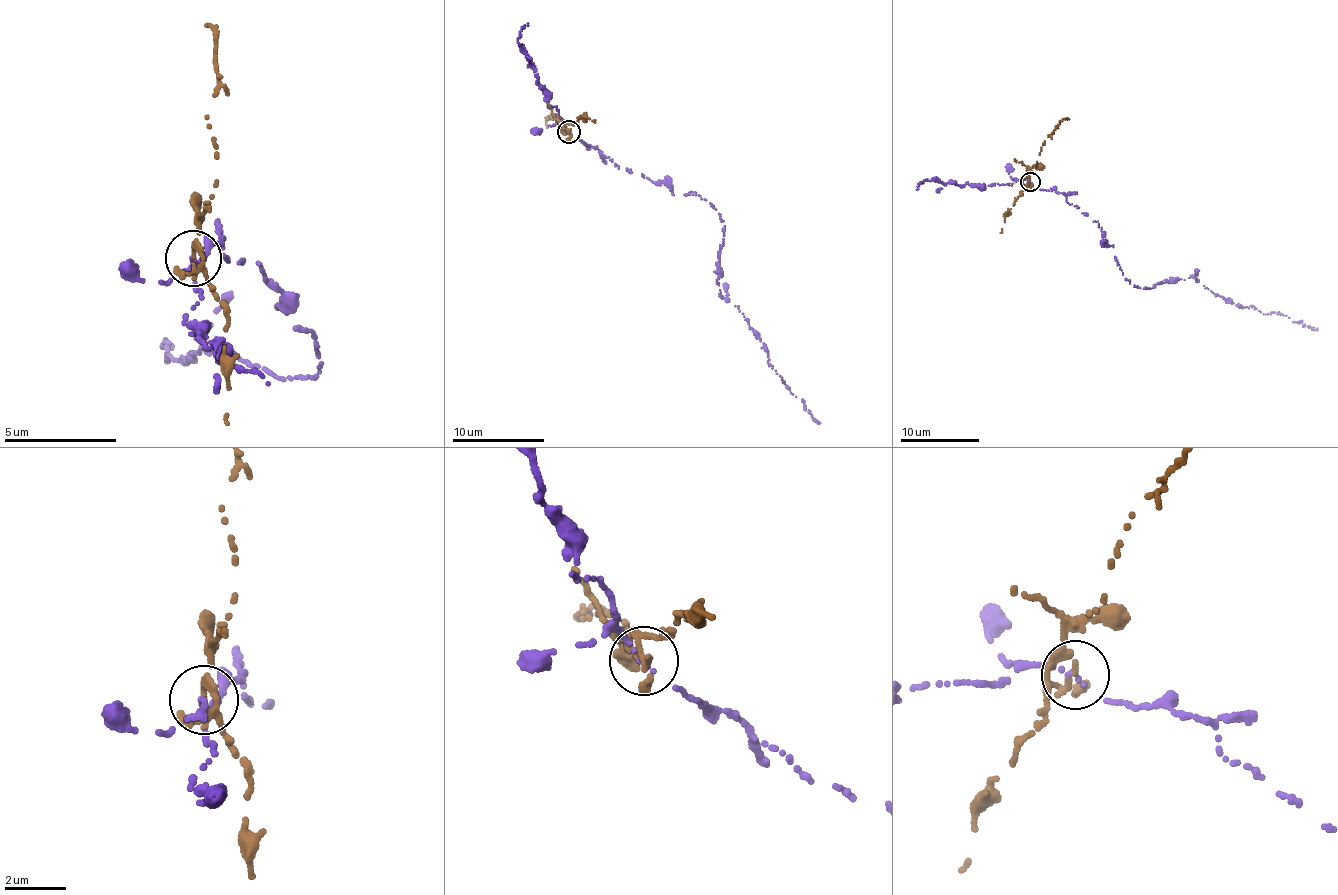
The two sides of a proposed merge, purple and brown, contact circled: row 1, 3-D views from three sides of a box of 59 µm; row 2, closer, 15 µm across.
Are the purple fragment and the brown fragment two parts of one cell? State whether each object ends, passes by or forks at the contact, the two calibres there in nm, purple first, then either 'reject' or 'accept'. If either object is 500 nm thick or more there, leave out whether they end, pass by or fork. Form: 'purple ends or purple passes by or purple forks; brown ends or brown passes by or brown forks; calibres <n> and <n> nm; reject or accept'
purple passes by; brown forks; calibres 110 and 140 nm; reject

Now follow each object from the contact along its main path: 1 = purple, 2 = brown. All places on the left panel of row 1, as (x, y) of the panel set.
1: (190, 258), (223, 238), (263, 264), (319, 374), (194, 335), (167, 363), (168, 338)
2: (195, 257), (197, 208), (216, 187), (213, 27), (203, 26)

